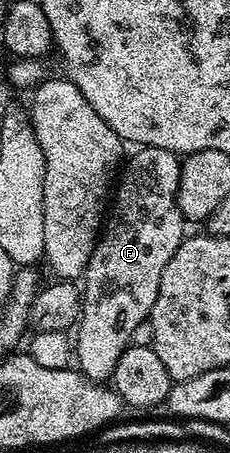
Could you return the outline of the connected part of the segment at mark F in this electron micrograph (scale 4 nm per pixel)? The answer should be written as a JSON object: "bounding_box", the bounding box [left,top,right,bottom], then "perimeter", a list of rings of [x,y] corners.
{"bounding_box":[73,146,185,384],"perimeter":[[[156,146],[134,152],[118,175],[105,229],[81,275],[81,309],[73,334],[73,358],[80,374],[100,384],[114,375],[117,360],[132,345],[135,329],[150,319],[161,288],[161,272],[165,272],[165,264],[185,237],[185,219],[178,200],[180,155]]]}

